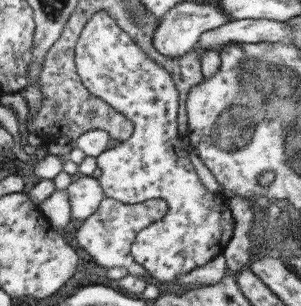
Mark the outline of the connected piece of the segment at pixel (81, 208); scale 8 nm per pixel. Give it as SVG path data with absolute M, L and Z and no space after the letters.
M86 176L70 183L66 188L70 195L71 218L86 220L94 214L105 194L97 178Z

